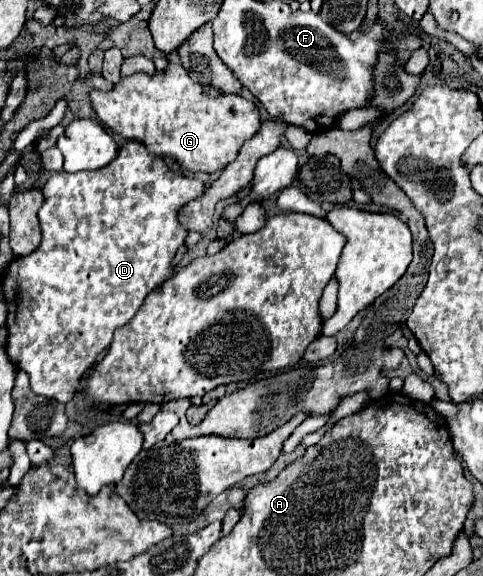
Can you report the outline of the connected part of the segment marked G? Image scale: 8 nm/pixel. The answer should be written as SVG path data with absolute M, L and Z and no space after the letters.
M171 61L165 73L159 73L159 71L155 75L135 73L131 77L123 77L113 91L93 91L91 103L103 125L107 125L113 133L125 139L137 139L145 143L149 153L171 155L175 157L175 161L181 163L181 167L189 171L219 173L225 165L229 165L237 157L241 145L253 135L257 135L257 131L261 129L261 115L255 101L249 101L241 95L209 97L201 89L203 87L187 75L181 63Z

